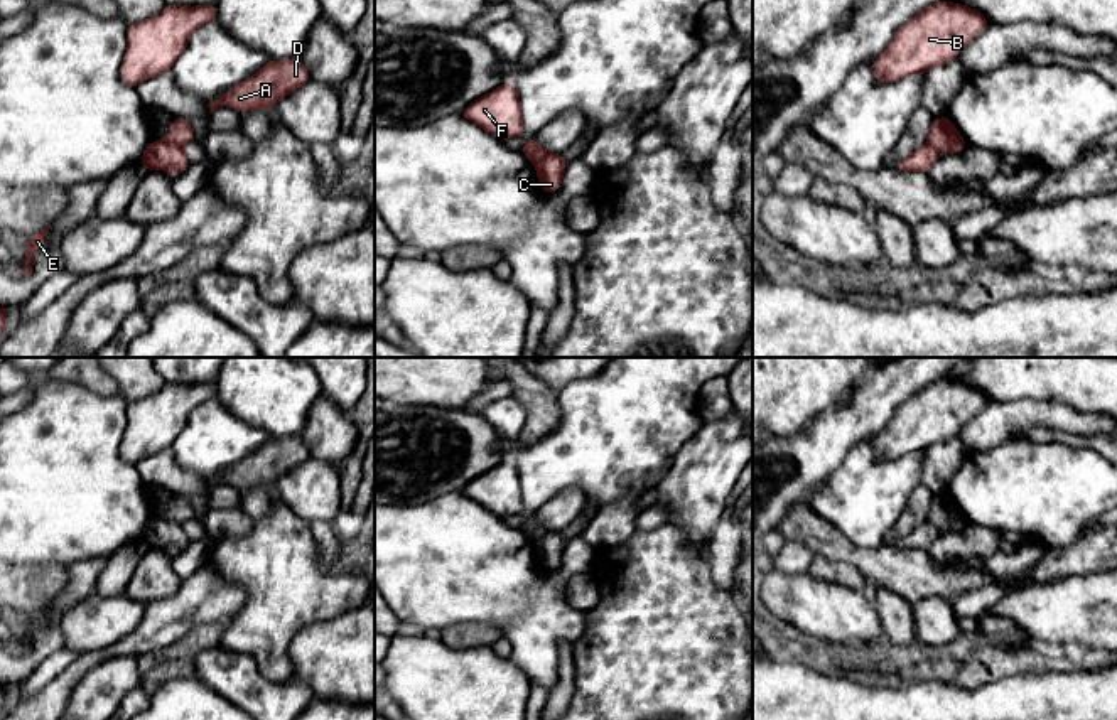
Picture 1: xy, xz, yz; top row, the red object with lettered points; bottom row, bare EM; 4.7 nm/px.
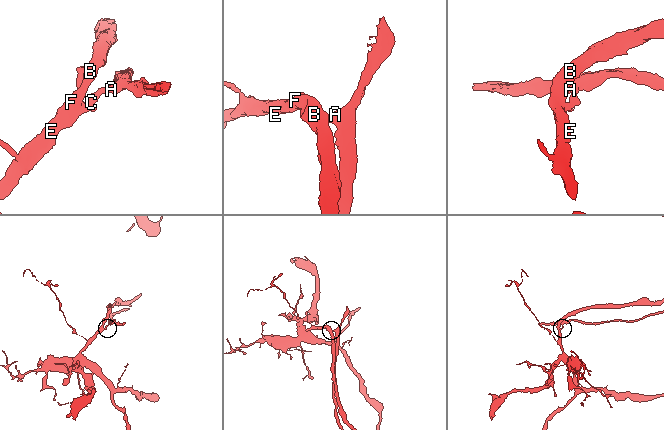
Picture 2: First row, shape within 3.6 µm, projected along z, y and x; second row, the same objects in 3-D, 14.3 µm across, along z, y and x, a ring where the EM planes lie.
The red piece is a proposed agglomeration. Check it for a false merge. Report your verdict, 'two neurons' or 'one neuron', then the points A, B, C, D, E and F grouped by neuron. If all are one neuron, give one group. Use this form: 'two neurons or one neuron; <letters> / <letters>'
two neurons; A C D / B E F

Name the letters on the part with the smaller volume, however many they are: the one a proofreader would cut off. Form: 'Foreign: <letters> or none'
Foreign: A, C, D

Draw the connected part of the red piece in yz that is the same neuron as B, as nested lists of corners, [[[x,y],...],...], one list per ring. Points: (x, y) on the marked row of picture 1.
[[[942,0],[908,20],[886,51],[871,62],[877,83],[899,81],[909,74],[926,74],[958,57],[989,20],[962,3]]]

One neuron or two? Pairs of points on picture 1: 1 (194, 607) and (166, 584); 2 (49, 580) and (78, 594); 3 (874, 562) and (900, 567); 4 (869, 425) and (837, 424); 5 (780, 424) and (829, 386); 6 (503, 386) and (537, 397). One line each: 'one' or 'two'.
1: two
2: two
3: one
4: one
5: one
6: two

